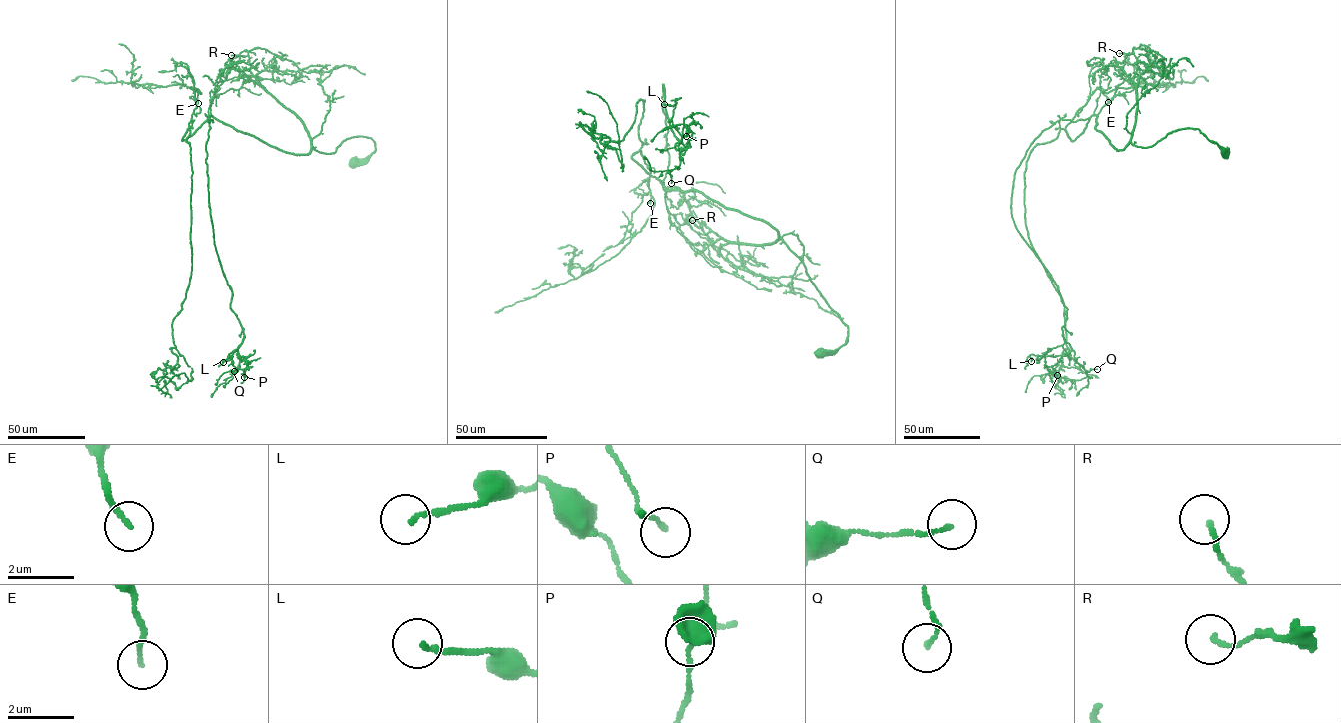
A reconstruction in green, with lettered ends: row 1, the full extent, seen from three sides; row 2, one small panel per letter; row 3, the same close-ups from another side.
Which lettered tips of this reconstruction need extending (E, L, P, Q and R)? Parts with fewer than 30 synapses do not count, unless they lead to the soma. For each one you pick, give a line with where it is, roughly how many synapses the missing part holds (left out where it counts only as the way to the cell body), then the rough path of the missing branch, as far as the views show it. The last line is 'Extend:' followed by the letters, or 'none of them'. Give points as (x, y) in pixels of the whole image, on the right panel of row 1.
E: at (1108, 102); about 45 synapses; missing branch runs (1108, 102), (1113, 106), (1117, 100), (1145, 89)
Extend: E

